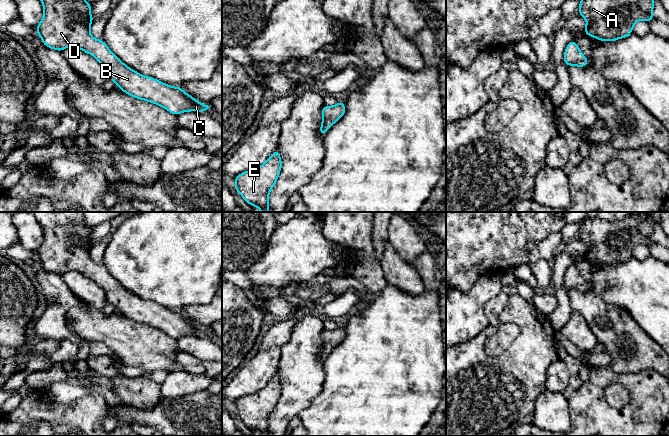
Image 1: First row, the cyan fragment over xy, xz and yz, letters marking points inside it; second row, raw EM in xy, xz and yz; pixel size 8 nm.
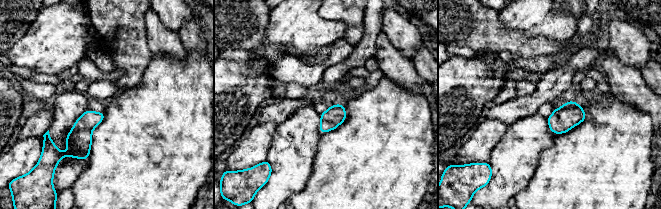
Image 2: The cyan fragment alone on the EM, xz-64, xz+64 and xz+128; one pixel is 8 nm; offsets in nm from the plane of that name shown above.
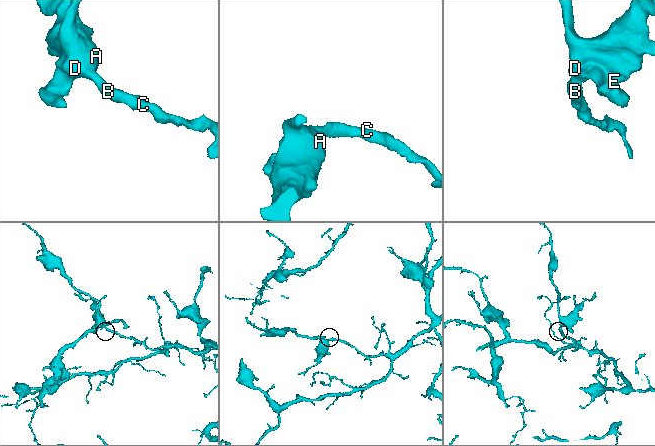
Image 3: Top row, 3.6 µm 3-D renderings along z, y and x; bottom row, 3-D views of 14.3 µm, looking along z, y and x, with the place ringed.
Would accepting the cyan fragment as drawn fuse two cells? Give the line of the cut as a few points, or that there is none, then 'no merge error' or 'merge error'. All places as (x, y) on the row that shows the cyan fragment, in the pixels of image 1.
no cut; no merge error

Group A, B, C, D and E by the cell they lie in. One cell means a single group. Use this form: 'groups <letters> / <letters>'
groups A B C D E

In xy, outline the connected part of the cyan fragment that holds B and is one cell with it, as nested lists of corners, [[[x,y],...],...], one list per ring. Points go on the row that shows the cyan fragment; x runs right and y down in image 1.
[[[85,0],[41,1],[44,17],[35,29],[45,46],[57,51],[76,46],[93,55],[105,68],[107,77],[123,92],[157,104],[174,115],[187,111],[205,112],[210,108],[182,88],[166,85],[130,69],[110,51],[104,41],[94,39],[89,29],[94,20],[90,14],[90,3]]]

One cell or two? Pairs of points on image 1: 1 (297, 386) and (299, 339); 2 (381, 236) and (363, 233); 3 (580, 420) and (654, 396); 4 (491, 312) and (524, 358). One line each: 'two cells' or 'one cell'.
1: one cell
2: two cells
3: one cell
4: two cells

